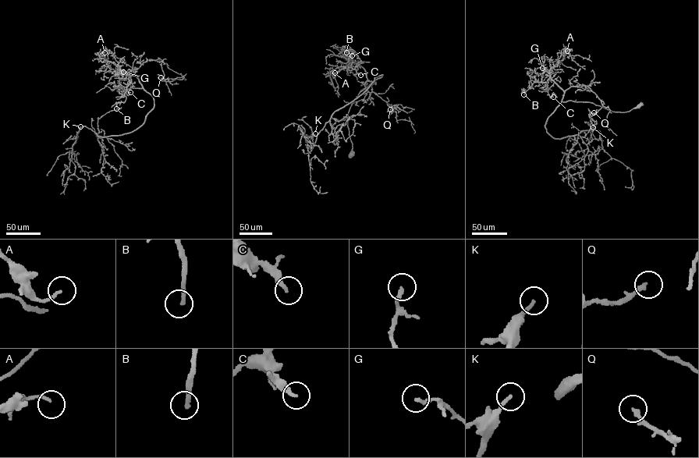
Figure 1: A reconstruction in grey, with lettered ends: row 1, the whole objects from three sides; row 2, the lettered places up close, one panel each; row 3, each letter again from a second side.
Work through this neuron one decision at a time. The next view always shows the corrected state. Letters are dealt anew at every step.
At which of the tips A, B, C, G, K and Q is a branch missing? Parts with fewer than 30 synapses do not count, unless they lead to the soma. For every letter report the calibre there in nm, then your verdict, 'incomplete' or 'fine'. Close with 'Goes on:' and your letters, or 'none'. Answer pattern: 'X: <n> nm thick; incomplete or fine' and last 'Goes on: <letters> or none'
A: 130 nm thick; fine
B: 220 nm thick; incomplete
C: 280 nm thick; fine
G: 160 nm thick; fine
K: 160 nm thick; incomplete
Q: 200 nm thick; fine
Goes on: B, K

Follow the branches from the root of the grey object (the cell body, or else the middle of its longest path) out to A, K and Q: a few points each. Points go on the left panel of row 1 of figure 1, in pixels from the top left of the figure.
A: (118, 70), (115, 89), (142, 87), (136, 76), (101, 62), (99, 55), (104, 52)
K: (118, 70), (115, 89), (143, 88), (153, 97), (143, 124), (104, 136), (83, 126), (77, 137), (80, 126)
Q: (118, 70), (119, 83), (115, 89), (142, 87), (136, 70), (150, 59), (162, 61), (165, 79), (161, 77)

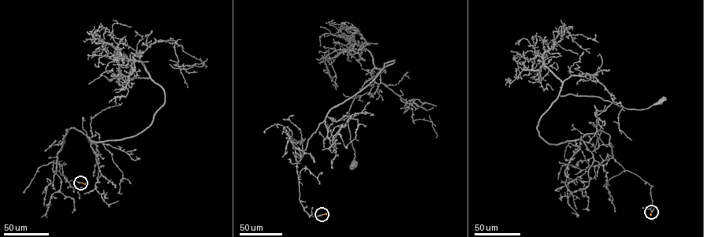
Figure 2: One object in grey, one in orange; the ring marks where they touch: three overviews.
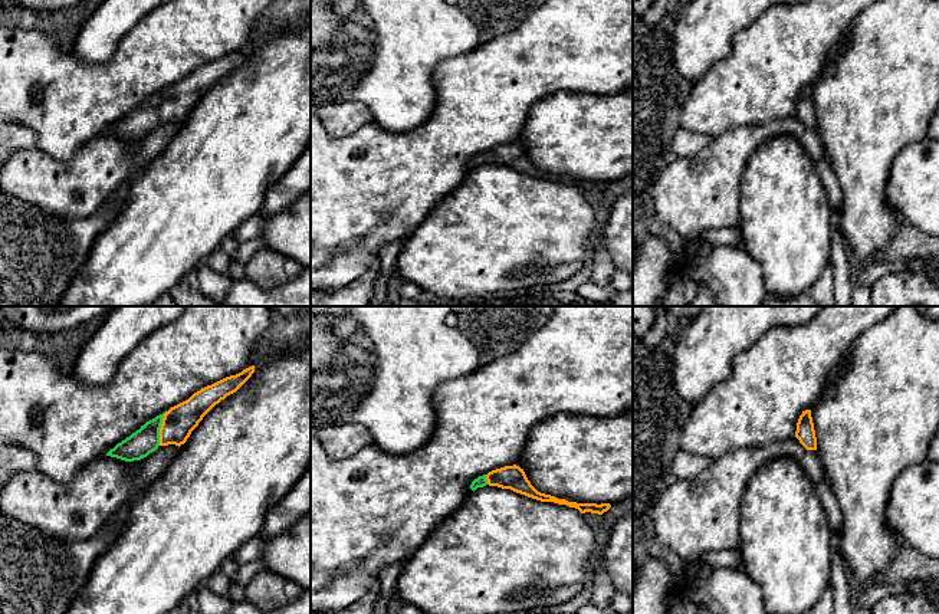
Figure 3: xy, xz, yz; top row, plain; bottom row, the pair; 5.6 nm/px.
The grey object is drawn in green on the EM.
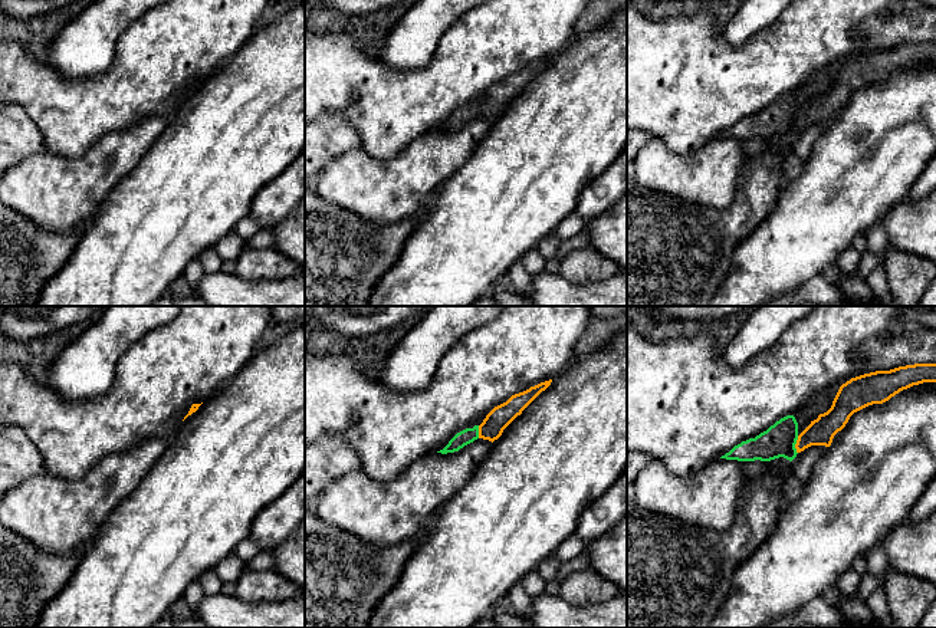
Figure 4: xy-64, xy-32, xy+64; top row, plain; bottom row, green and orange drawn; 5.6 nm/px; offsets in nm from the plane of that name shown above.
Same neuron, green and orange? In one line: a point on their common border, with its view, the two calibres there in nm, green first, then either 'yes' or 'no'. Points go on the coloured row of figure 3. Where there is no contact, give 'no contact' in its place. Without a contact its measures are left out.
meets green in xy at (160, 427); 150 nm thick on the green side, 180 nm on the other; yes

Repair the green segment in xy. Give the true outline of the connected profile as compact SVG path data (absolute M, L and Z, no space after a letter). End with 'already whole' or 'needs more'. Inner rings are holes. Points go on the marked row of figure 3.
M255 365L194 393L188 400L147 421L118 443L106 456L125 462L141 460L160 446L181 446L203 417L227 395L236 393L255 372Z | needs more

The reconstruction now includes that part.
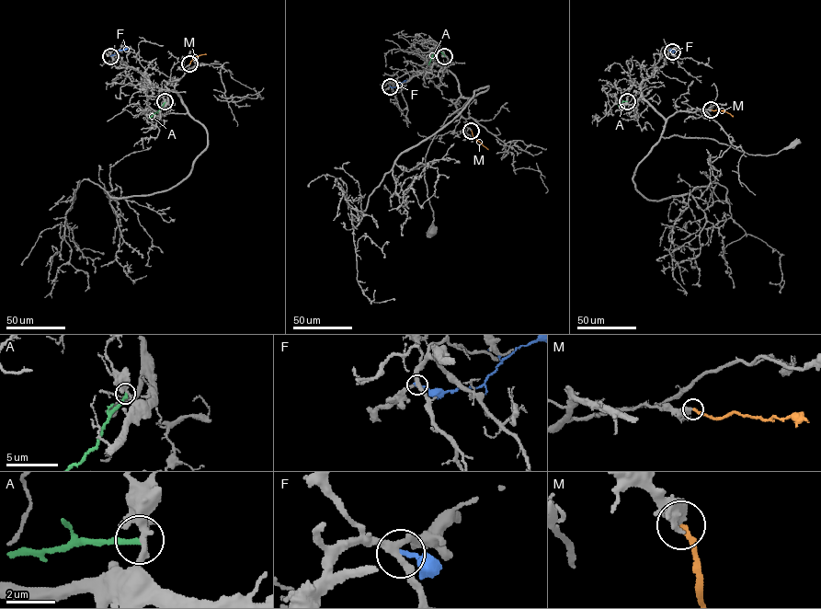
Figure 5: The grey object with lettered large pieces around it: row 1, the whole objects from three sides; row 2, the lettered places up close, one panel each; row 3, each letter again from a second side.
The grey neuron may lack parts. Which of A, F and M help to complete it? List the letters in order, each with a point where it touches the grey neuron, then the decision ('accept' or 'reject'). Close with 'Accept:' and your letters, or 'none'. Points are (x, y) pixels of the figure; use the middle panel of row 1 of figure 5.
A: (444, 56) | reject
F: (390, 86) | reject
M: (471, 131) | accept
Accept: M

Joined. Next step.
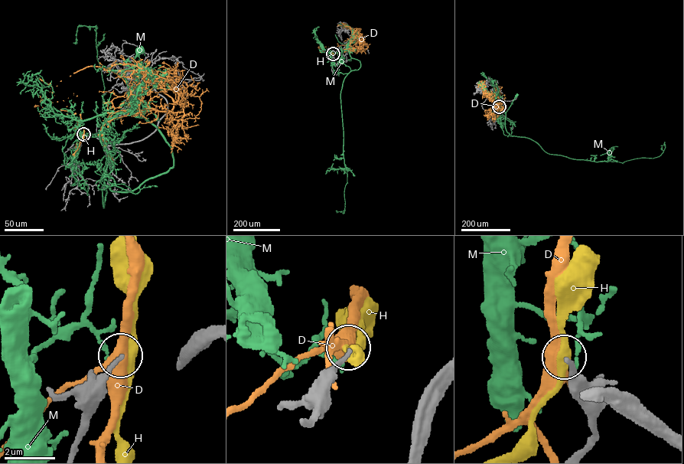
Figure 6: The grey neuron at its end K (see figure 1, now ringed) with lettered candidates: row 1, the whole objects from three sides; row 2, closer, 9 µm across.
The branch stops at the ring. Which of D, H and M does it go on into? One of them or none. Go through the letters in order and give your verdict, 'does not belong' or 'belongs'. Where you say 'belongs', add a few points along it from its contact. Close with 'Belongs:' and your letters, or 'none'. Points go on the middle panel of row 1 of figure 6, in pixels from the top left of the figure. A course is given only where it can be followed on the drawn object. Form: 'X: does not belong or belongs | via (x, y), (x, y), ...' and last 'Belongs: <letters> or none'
D: does not belong
H: does not belong
M: does not belong
Belongs: none

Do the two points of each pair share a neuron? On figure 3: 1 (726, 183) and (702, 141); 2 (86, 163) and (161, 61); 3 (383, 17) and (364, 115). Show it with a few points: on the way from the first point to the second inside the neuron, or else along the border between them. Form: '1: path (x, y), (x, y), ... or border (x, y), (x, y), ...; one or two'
1: border (713, 138), (701, 151), (688, 157), (676, 157); two
2: border (105, 133), (92, 138), (76, 151); two
3: border (332, 104), (361, 102), (373, 120); two

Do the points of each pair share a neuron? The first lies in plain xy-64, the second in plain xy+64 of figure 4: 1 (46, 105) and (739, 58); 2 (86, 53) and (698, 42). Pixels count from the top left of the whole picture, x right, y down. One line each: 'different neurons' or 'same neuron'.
1: same neuron
2: different neurons

